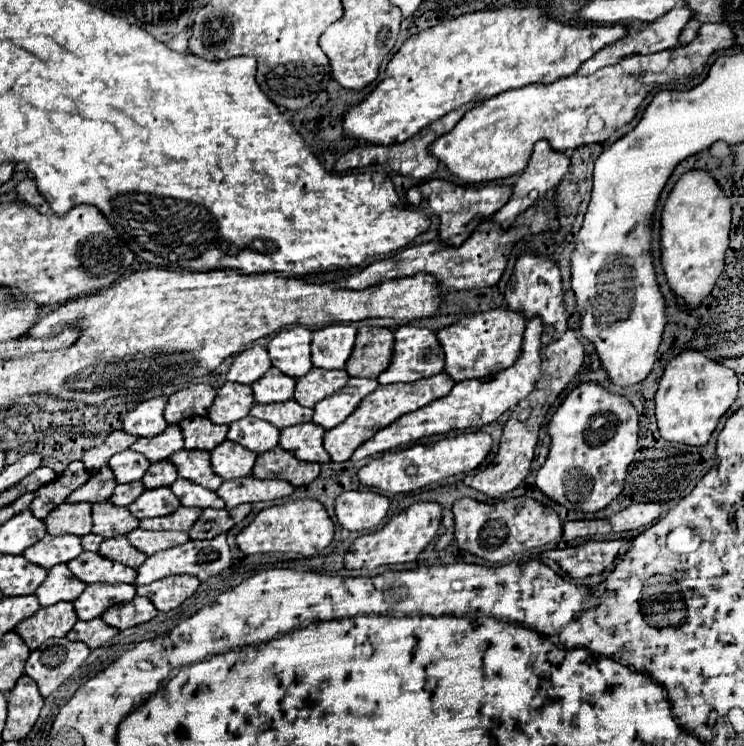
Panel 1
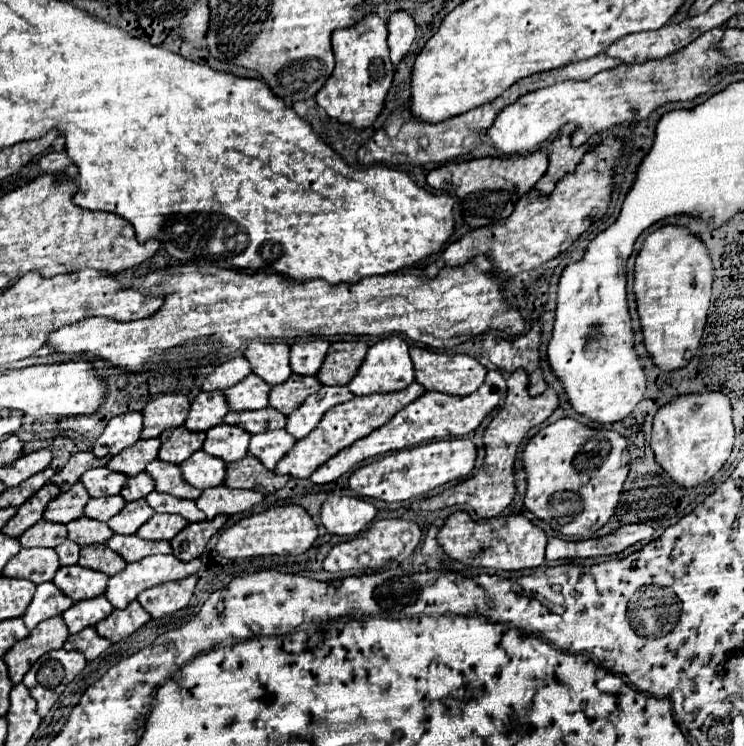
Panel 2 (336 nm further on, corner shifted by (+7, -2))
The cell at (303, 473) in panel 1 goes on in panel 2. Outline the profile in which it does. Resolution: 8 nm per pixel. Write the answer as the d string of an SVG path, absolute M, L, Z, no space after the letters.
M247 455L241 461L233 461L225 467L223 483L231 489L253 489L267 495L285 487L287 481L287 475L275 475L273 471L265 469L265 465L257 457Z

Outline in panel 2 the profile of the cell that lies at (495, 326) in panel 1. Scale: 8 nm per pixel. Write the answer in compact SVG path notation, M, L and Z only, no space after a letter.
M411 347L411 361L415 365L417 383L421 383L427 391L439 391L447 395L469 395L481 387L487 375L487 369L469 355L445 355L445 353L433 353L421 347Z

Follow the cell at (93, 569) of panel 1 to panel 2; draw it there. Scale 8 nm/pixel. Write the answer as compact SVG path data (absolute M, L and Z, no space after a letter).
M81 565L61 567L53 577L53 583L73 601L83 601L103 595L107 581L109 581L107 575L101 575L99 571L87 571Z

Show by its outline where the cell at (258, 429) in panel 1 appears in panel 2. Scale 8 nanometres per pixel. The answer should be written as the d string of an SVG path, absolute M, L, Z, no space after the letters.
M221 423L207 431L207 437L201 449L217 459L223 459L225 463L231 463L247 455L249 439L251 435L247 431L241 431L241 427Z

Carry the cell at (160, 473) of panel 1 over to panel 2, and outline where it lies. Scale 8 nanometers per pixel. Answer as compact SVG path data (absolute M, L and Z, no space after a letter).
M139 473L135 477L129 477L121 489L121 497L129 503L129 501L137 501L137 499L143 499L147 497L151 491L153 491L153 479L149 479L149 475L145 473Z

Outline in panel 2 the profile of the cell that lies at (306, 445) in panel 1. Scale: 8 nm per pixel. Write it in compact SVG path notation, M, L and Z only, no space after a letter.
M267 431L261 435L253 435L249 443L249 453L257 457L269 471L275 469L277 461L295 445L295 439L285 431Z

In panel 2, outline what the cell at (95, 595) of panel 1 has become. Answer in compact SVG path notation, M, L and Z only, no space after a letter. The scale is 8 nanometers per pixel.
M101 595L101 597L95 597L95 599L87 599L87 601L75 603L71 609L67 609L63 613L63 621L69 627L69 633L75 635L75 633L83 631L85 627L97 625L111 611L113 611L111 603L105 599L105 595Z

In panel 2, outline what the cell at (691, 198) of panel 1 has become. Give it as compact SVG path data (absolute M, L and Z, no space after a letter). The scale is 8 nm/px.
M667 225L659 231L653 231L635 261L635 299L637 299L637 313L641 319L641 331L643 331L643 345L651 357L651 361L661 371L675 371L685 367L689 363L701 343L703 329L707 323L707 311L709 311L709 297L711 297L711 283L713 283L713 263L711 257L701 243L699 237L691 235L685 227L673 227Z

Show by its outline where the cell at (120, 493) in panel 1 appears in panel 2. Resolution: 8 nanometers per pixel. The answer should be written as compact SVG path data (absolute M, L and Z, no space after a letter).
M121 495L101 497L101 499L89 499L89 503L85 505L83 515L89 517L89 519L97 519L97 521L109 521L123 507L125 507L125 501L121 499Z

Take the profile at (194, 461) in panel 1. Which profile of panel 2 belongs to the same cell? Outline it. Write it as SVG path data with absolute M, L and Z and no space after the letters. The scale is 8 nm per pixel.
M155 459L147 465L145 471L155 481L155 491L159 491L159 493L167 493L177 499L197 499L201 495L199 489L195 489L183 481L179 465Z

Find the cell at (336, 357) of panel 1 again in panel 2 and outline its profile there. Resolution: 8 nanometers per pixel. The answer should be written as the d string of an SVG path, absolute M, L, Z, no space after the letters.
M323 339L313 341L301 341L291 345L291 371L297 375L317 375L325 355L327 355L329 343Z

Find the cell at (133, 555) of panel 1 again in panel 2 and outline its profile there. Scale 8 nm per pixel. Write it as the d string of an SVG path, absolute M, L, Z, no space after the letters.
M93 545L93 547L81 549L79 565L93 571L101 571L111 577L111 575L117 575L125 567L125 561L115 551L109 551L107 545Z

